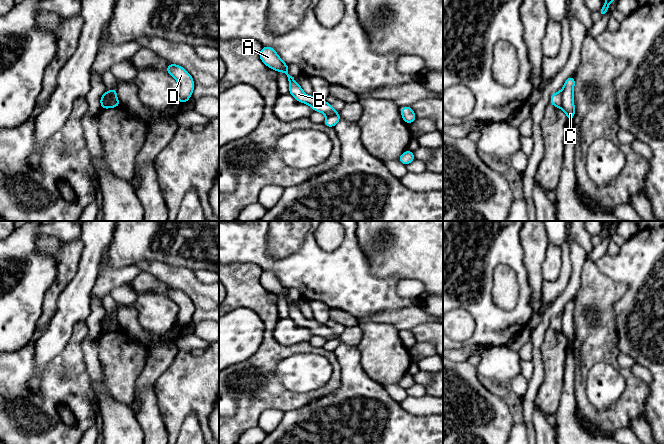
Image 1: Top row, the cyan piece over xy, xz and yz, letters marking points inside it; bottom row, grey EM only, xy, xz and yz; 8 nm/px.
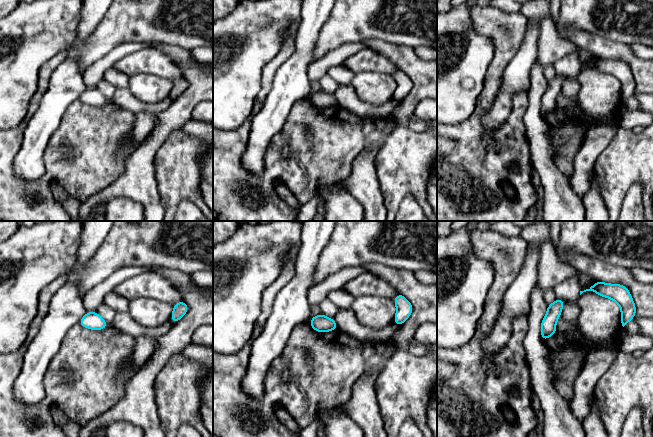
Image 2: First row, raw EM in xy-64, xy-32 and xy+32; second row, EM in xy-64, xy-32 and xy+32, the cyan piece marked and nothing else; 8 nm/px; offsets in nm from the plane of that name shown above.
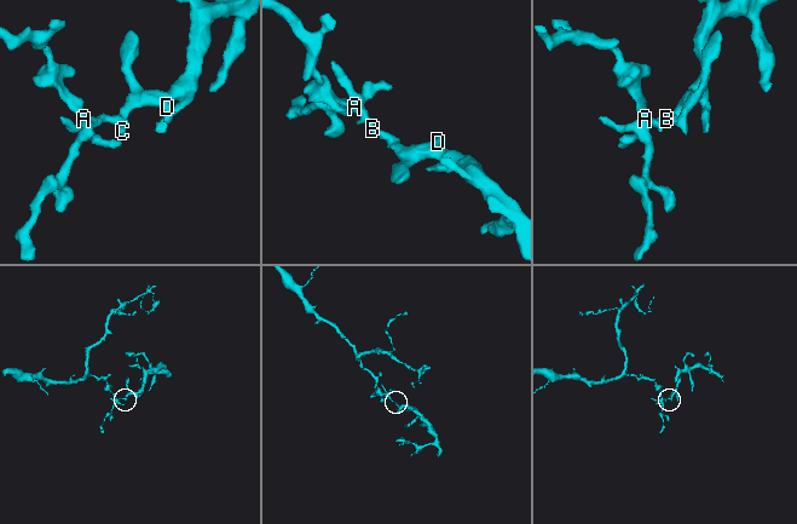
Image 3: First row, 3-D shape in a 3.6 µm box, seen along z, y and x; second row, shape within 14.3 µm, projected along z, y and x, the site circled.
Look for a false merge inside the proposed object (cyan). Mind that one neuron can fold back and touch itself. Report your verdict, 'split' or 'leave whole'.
split

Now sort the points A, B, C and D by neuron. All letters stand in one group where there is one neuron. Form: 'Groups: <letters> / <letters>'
Groups: A B / C D

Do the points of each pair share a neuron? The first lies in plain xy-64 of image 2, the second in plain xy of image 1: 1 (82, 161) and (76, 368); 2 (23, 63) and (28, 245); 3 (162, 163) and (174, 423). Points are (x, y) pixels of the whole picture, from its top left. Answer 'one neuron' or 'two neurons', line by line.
1: one neuron
2: one neuron
3: one neuron

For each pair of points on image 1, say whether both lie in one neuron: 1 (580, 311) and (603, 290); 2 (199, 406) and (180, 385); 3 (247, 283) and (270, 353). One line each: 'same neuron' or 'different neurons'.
1: same neuron
2: same neuron
3: same neuron

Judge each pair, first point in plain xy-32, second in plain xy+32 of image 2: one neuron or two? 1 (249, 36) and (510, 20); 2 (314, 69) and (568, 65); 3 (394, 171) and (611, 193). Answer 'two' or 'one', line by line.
1: two
2: two
3: one

